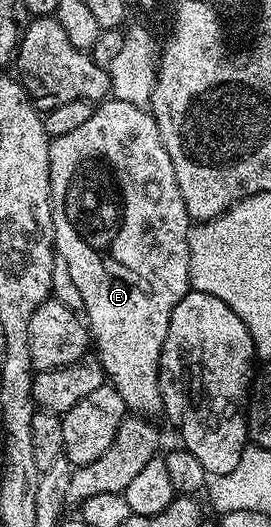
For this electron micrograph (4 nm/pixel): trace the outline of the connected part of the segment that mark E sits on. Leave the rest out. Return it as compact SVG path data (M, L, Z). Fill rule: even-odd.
M106 100L95 105L92 116L88 116L85 124L79 124L73 132L53 139L50 144L50 199L52 200L52 220L54 221L54 249L57 257L68 263L68 272L84 299L84 318L88 323L88 333L92 339L93 349L102 364L109 385L124 400L127 411L138 416L161 415L162 389L158 383L158 361L162 355L164 336L168 336L168 324L172 320L172 308L184 300L192 287L190 284L190 231L192 219L184 208L184 196L180 196L180 184L176 184L176 172L172 168L172 160L168 156L168 148L164 148L164 140L160 136L160 128L149 109L117 100Z

